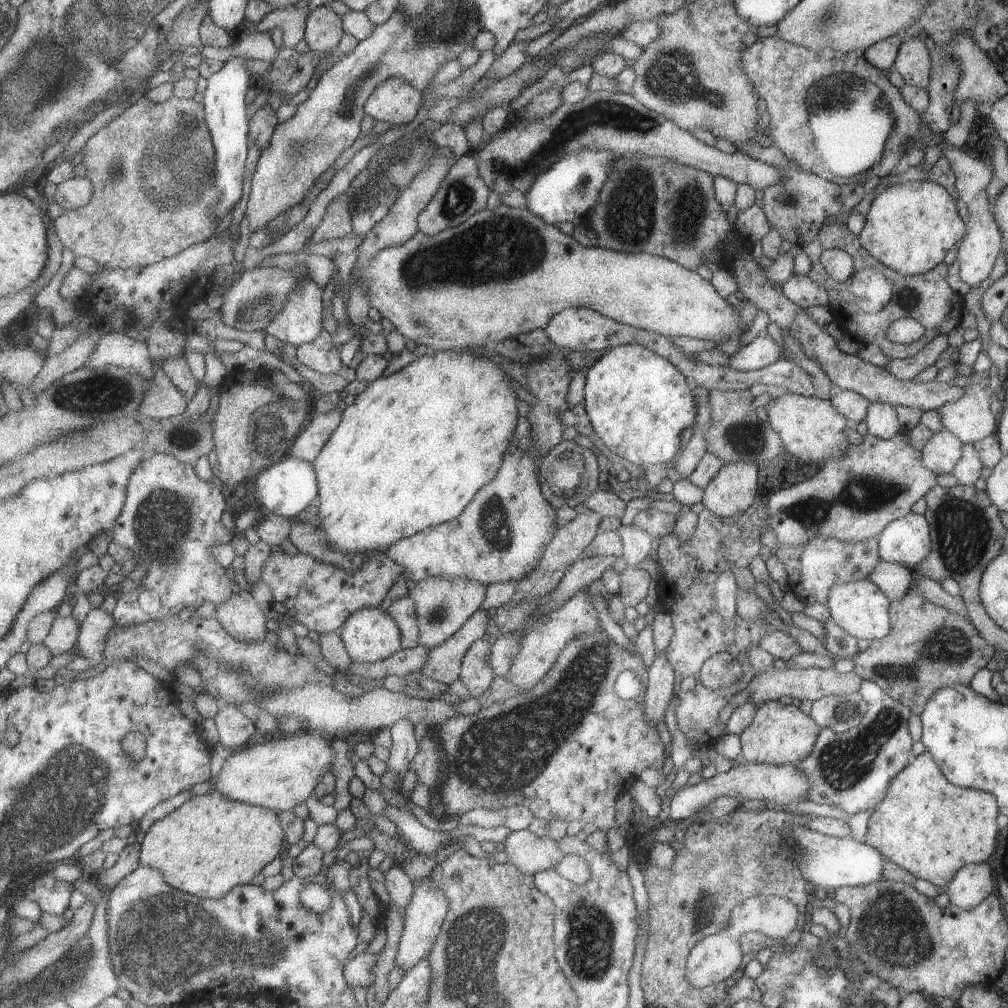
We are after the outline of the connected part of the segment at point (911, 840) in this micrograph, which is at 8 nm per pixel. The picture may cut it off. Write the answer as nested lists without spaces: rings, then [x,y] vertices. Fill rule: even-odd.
[[[926,750],[913,756],[889,781],[885,798],[866,822],[863,842],[915,878],[945,887],[962,866],[990,862],[998,814],[992,794],[951,784]]]

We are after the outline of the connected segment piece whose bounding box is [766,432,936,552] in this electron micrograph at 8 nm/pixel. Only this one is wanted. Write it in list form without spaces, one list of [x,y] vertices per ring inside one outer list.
[[[899,432],[888,439],[882,439],[867,433],[863,436],[861,444],[849,444],[846,455],[842,459],[824,461],[823,468],[809,480],[789,486],[785,490],[782,488],[775,490],[768,497],[766,509],[770,514],[769,526],[776,538],[772,552],[775,552],[779,545],[798,545],[815,535],[833,537],[851,543],[877,537],[886,524],[904,517],[919,498],[924,498],[925,492],[936,484],[935,477],[923,466],[922,452],[910,445],[907,434]]]

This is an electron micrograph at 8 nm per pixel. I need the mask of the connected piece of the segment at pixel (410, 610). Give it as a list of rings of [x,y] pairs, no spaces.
[[[411,592],[408,596],[401,598],[399,600],[393,601],[388,613],[397,621],[400,625],[402,632],[402,648],[412,649],[421,644],[420,642],[420,624],[418,621],[418,612],[416,607],[415,599],[411,596]]]

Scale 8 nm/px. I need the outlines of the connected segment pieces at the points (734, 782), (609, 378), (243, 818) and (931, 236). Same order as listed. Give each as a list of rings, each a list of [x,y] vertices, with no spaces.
[[[735,762],[727,772],[716,772],[712,777],[699,781],[696,785],[679,790],[671,798],[667,823],[678,825],[682,819],[693,816],[708,802],[717,797],[735,797],[745,800],[761,800],[770,807],[773,804],[787,806],[806,800],[810,784],[806,774],[797,765],[770,765],[767,763]]]
[[[619,345],[609,350],[605,350],[604,356],[595,361],[586,371],[586,377],[584,380],[584,399],[583,406],[584,412],[589,416],[589,426],[595,432],[595,434],[603,441],[603,444],[613,453],[615,456],[620,456],[624,459],[625,463],[631,463],[637,465],[648,464],[664,464],[668,466],[668,469],[673,466],[670,464],[670,458],[674,457],[677,452],[681,433],[694,424],[694,418],[696,417],[696,404],[694,403],[694,396],[691,394],[683,373],[675,368],[666,358],[647,350],[645,347],[639,345]]]
[[[211,791],[185,801],[172,813],[156,821],[145,834],[140,859],[143,864],[161,869],[170,885],[204,899],[220,899],[237,885],[248,885],[269,862],[287,850],[284,826],[273,809],[244,803],[219,791]]]
[[[927,179],[886,186],[870,202],[863,217],[864,226],[858,233],[860,245],[876,261],[902,275],[931,270],[966,230],[966,224],[957,215],[955,200],[945,188]]]

